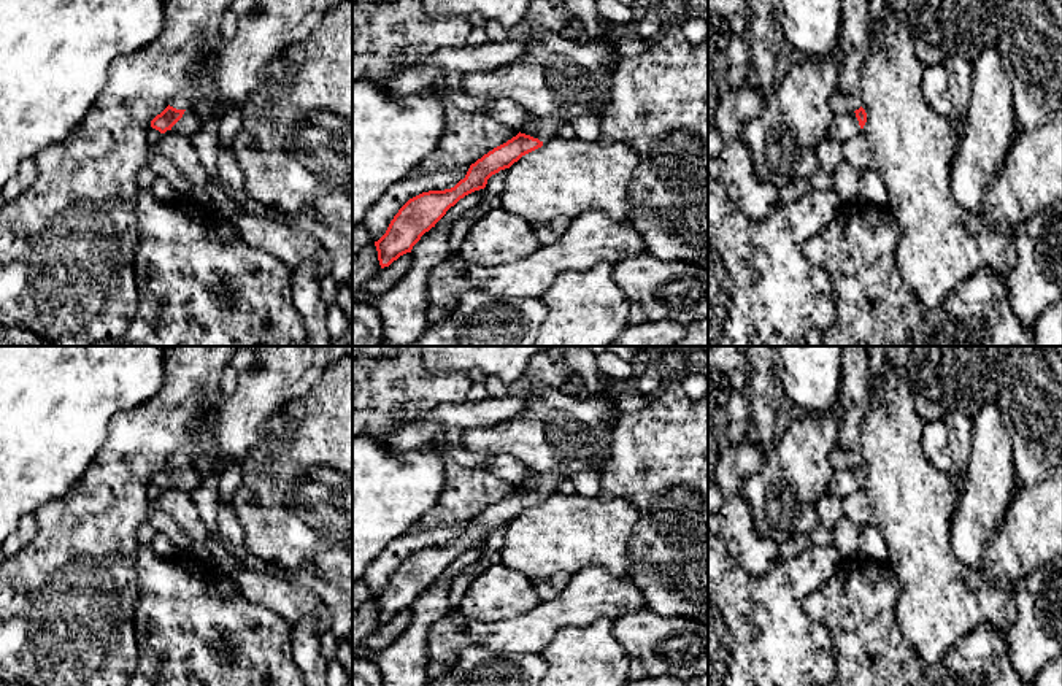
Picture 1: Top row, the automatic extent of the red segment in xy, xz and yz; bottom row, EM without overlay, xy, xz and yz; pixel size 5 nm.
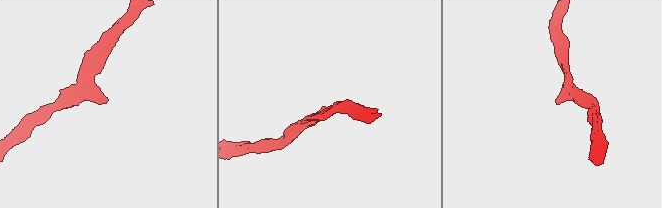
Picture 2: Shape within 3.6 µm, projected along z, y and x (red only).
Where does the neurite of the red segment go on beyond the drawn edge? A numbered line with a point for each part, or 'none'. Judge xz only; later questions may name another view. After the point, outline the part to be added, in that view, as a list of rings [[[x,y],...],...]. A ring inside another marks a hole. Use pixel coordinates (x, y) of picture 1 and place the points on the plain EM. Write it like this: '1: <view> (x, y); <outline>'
1: xz (545, 485); [[[529,472],[527,478],[521,484],[521,489],[530,491],[546,499],[557,492],[557,484],[560,478],[562,475],[559,472],[544,472],[544,473]]]

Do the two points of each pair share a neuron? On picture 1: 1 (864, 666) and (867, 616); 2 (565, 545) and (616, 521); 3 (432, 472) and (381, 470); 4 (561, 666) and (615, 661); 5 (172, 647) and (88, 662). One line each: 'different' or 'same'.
1: same
2: same
3: same
4: same
5: different

